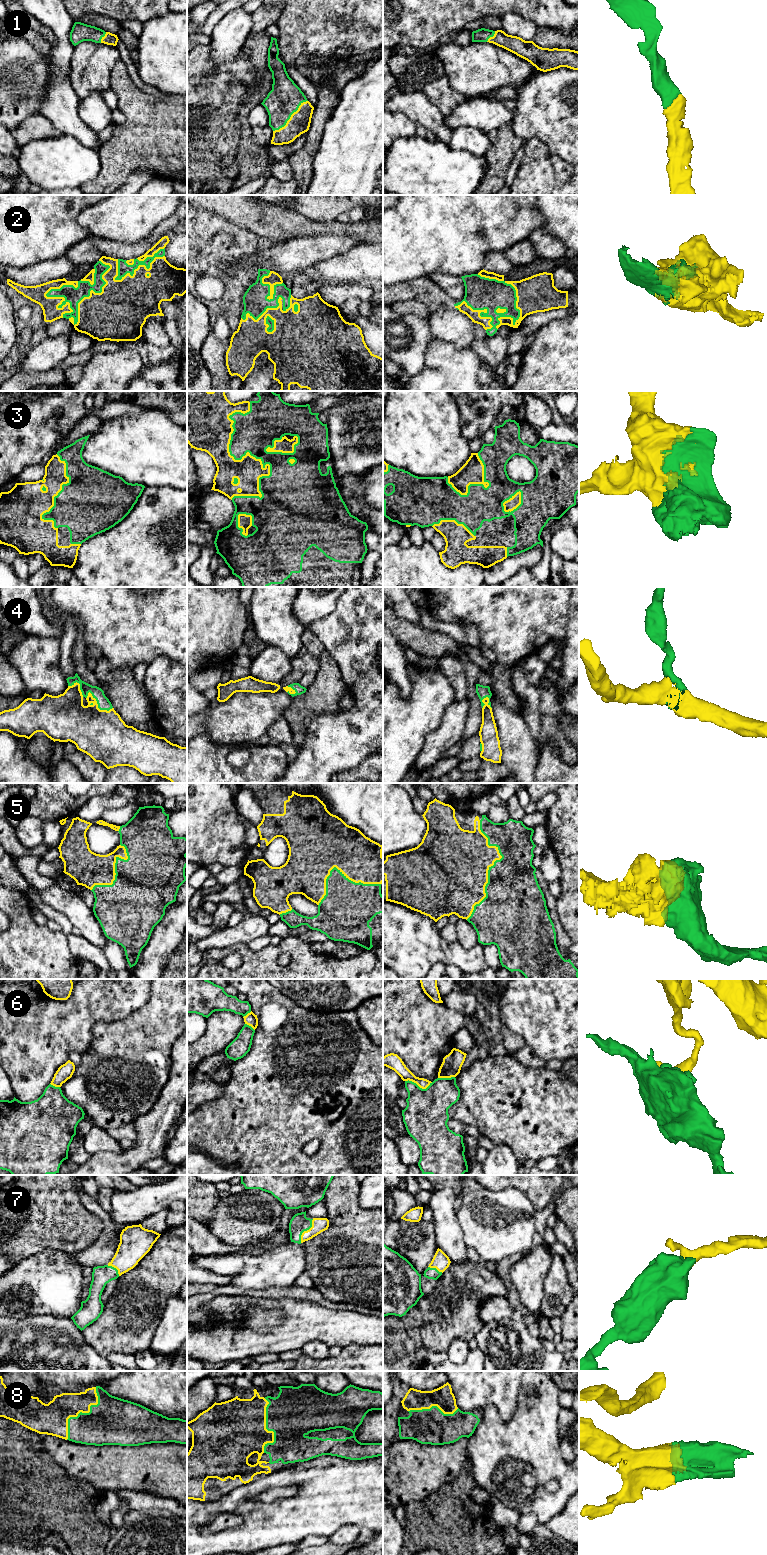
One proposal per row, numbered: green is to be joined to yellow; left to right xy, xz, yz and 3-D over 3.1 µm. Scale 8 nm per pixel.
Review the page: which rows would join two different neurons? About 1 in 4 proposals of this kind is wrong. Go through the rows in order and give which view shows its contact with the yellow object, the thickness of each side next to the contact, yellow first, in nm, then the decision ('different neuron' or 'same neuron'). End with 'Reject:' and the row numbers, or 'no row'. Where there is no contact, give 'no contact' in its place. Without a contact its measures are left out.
1: meets yellow in xz; 170 nm thick on the yellow side, 260 nm on the other; same neuron
2: meets yellow in xy; 360 nm thick on the yellow side, 100 nm on the other; same neuron
3: meets yellow in xz; 220 nm thick on the yellow side, 320 nm on the other; same neuron
4: meets yellow in xy; 400 nm thick on the yellow side, 100 nm on the other; same neuron
5: meets yellow in yz; 480 nm thick on the yellow side, 420 nm on the other; same neuron
6: meets yellow in yz; 100 nm thick on the yellow side, 360 nm on the other; different neuron
7: meets yellow in xz; 120 nm thick on the yellow side, 150 nm on the other; same neuron
8: meets yellow in xy; 260 nm thick on the yellow side, 360 nm on the other; same neuron
Reject: 6

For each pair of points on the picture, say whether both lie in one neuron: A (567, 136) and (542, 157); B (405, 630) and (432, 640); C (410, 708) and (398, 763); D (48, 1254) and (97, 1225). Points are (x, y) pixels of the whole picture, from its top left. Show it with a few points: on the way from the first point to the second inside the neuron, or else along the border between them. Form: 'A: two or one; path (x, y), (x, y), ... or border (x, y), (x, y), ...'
A: two; border (527, 141), (538, 138), (568, 163)
B: one; path (412, 635), (420, 640), (425, 640)
C: one; path (405, 722), (398, 729), (398, 749)
D: two; border (67, 1252), (44, 1248), (32, 1255)

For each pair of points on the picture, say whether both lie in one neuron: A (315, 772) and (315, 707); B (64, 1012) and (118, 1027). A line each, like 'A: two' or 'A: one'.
A: two
B: two

